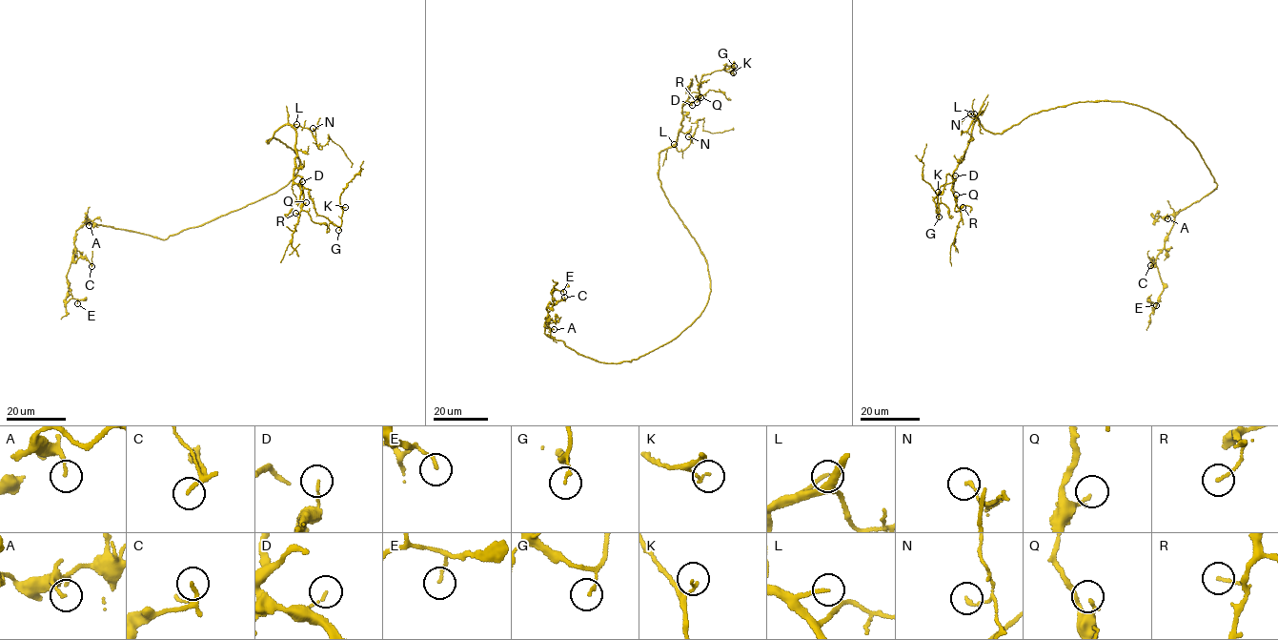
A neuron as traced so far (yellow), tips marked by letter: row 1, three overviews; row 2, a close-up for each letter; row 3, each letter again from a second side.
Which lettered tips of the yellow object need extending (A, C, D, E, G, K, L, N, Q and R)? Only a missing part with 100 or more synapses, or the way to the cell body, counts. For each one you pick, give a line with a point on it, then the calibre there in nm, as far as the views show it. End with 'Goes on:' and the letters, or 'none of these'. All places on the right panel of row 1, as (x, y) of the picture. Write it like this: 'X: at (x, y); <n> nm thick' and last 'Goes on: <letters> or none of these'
L: at (974, 113); 150 nm thick
Goes on: L

